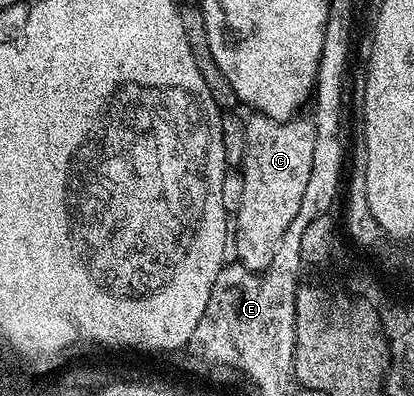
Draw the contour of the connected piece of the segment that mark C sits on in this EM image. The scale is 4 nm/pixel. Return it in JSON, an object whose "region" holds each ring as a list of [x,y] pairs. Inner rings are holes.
{"region":[[[251,113],[246,118],[246,155],[240,167],[244,180],[244,196],[240,208],[232,218],[232,254],[237,265],[249,270],[266,270],[272,264],[278,241],[288,232],[288,224],[300,212],[300,200],[304,200],[304,188],[308,188],[308,176],[312,172],[312,148],[314,124],[309,117],[295,116],[289,120],[270,118],[266,114]]]}

